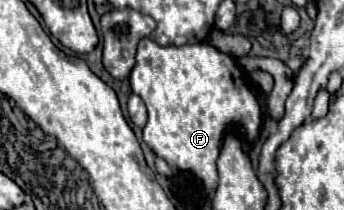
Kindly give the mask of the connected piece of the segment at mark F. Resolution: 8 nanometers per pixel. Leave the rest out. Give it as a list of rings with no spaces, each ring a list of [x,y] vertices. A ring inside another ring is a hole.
[[[142,39],[138,43],[136,65],[130,73],[130,85],[148,109],[148,123],[144,127],[146,145],[166,159],[168,165],[192,171],[202,179],[206,189],[216,189],[216,159],[226,129],[242,131],[248,141],[258,135],[262,111],[254,91],[246,83],[246,73],[242,73],[230,55],[220,53],[208,43],[162,47],[152,39]]]

